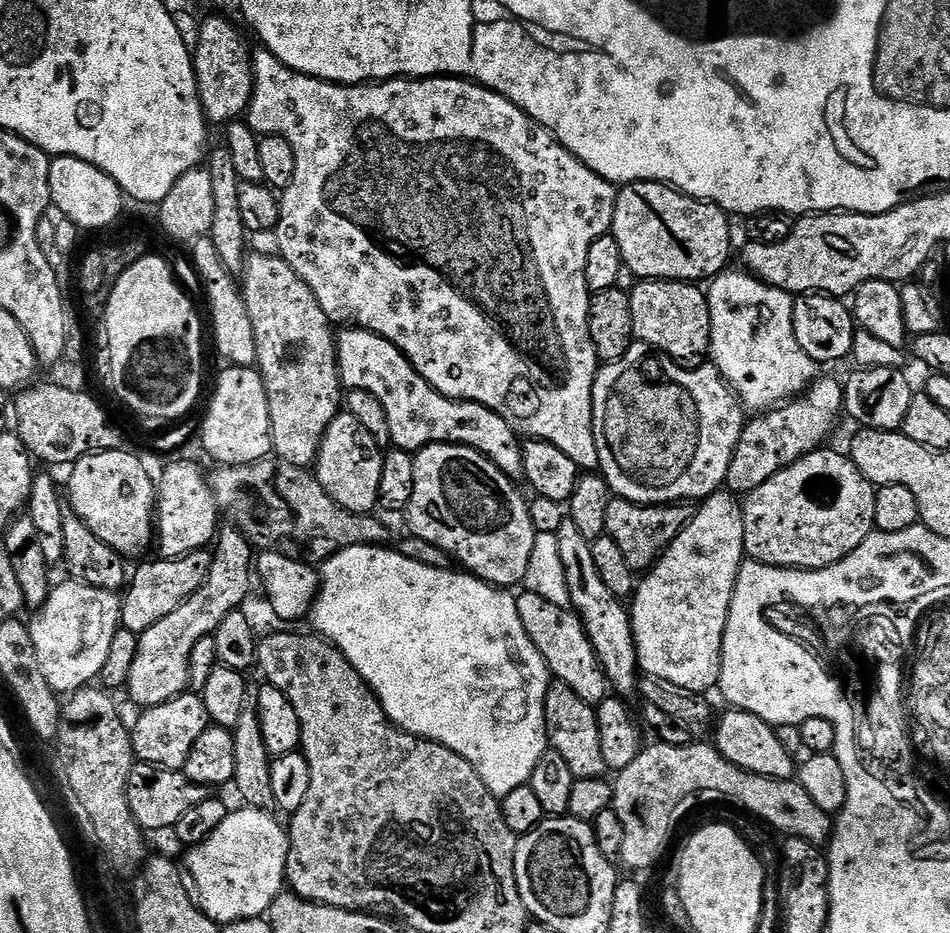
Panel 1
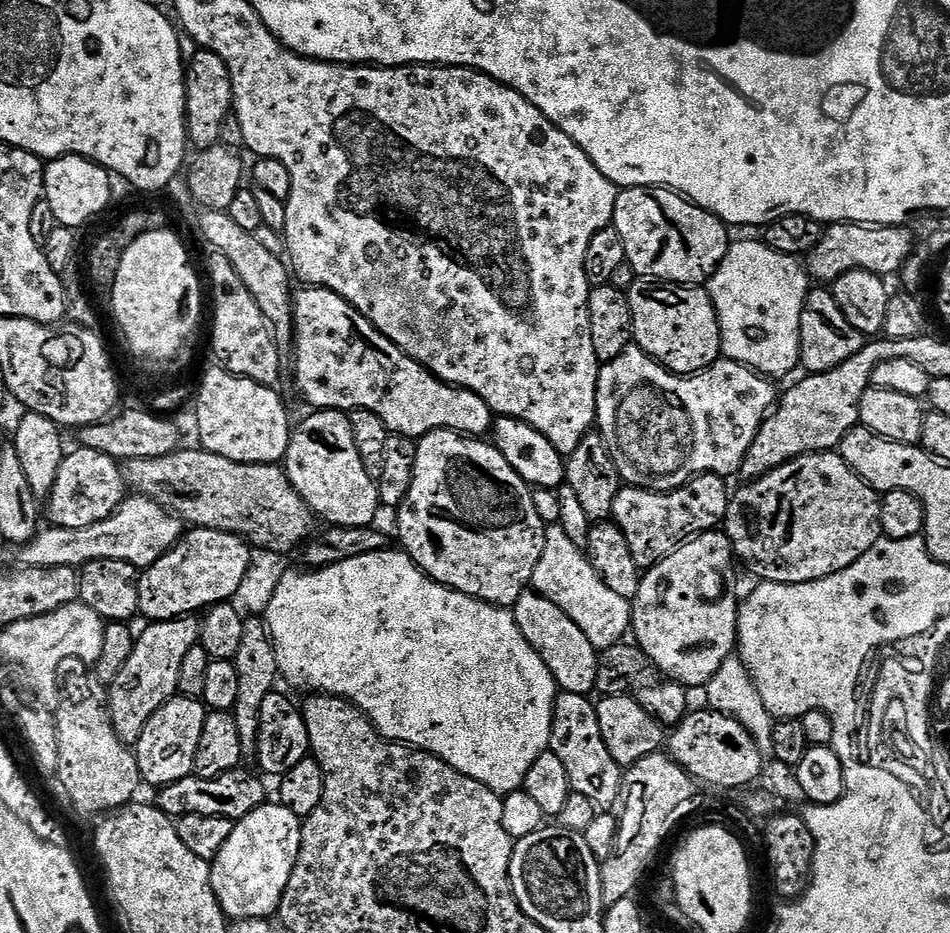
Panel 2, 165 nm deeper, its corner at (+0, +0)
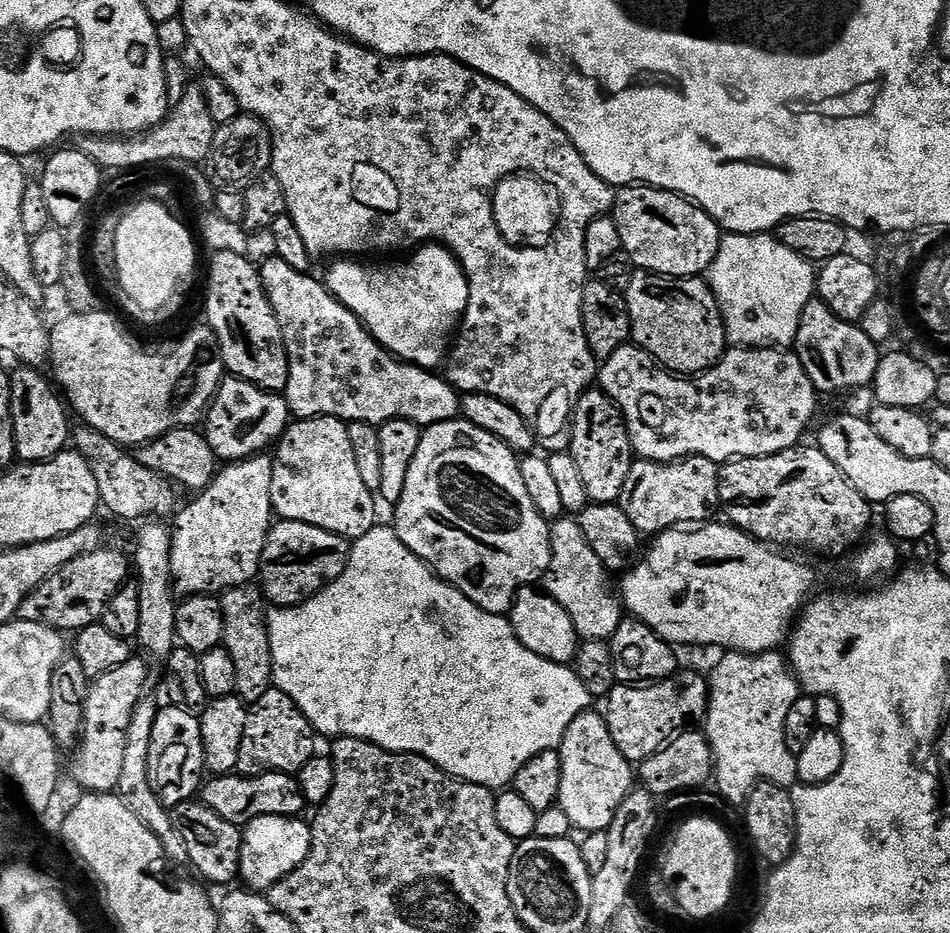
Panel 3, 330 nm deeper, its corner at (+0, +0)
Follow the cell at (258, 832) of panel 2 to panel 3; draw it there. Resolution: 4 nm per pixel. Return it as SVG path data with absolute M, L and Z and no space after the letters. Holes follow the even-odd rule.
M266 815L245 825L238 874L249 891L267 892L305 861L312 847L312 831L311 825L302 821L297 817Z

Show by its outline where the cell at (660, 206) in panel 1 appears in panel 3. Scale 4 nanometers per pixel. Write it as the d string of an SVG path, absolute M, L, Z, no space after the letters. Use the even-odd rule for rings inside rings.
M624 186L617 191L614 226L622 234L627 259L637 269L669 278L696 278L707 273L722 239L720 225L698 205L674 192L647 186Z

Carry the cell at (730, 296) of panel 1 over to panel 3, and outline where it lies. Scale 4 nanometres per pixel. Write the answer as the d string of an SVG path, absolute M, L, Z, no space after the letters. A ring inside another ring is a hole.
M772 234L725 235L706 279L720 301L727 343L742 348L791 349L796 343L802 310L818 292L818 272L812 261L794 254Z

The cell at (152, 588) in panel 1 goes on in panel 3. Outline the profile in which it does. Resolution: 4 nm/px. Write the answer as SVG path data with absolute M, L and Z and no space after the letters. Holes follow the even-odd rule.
M268 454L252 456L249 460L238 460L221 467L212 483L195 497L193 504L188 504L175 513L174 527L172 528L172 549L170 550L170 566L172 567L172 586L181 597L190 596L211 596L213 594L223 594L229 592L232 588L237 588L243 584L252 584L260 575L260 559L262 550L266 546L268 532L274 523L274 513L272 511L272 495L270 494L270 482L272 481L273 457Z

